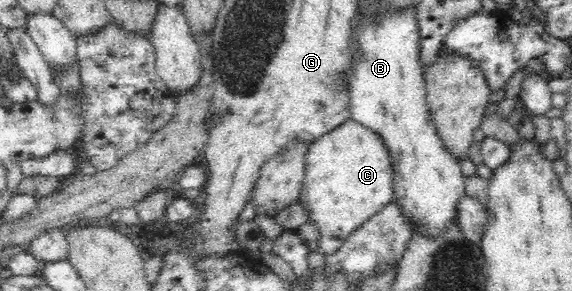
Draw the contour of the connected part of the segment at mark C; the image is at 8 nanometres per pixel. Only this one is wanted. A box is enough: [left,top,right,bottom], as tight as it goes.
[299,118,393,255]

